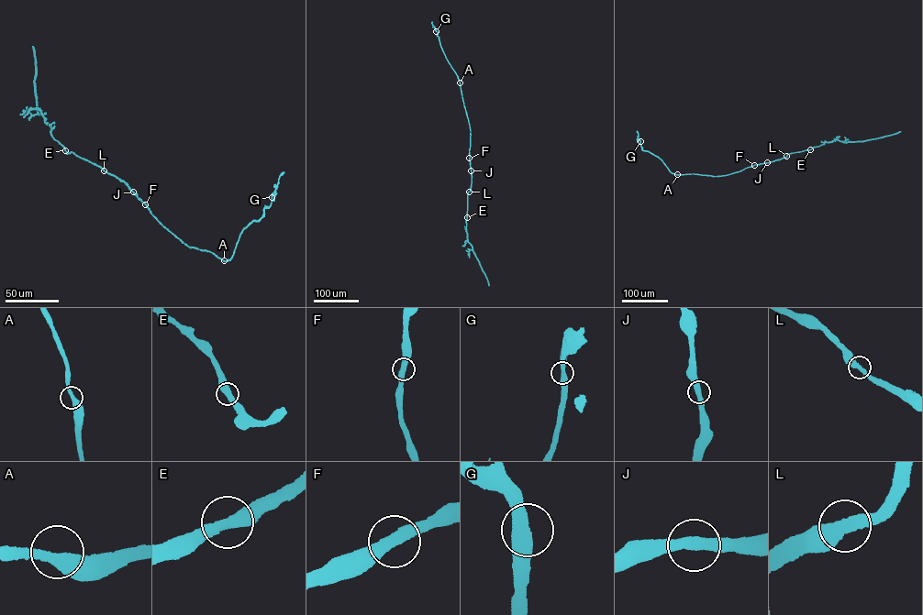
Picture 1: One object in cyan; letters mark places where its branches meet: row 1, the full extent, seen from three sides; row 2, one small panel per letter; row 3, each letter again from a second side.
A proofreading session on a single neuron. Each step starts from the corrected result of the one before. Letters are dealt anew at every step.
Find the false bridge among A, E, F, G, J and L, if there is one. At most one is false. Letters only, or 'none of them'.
none of them

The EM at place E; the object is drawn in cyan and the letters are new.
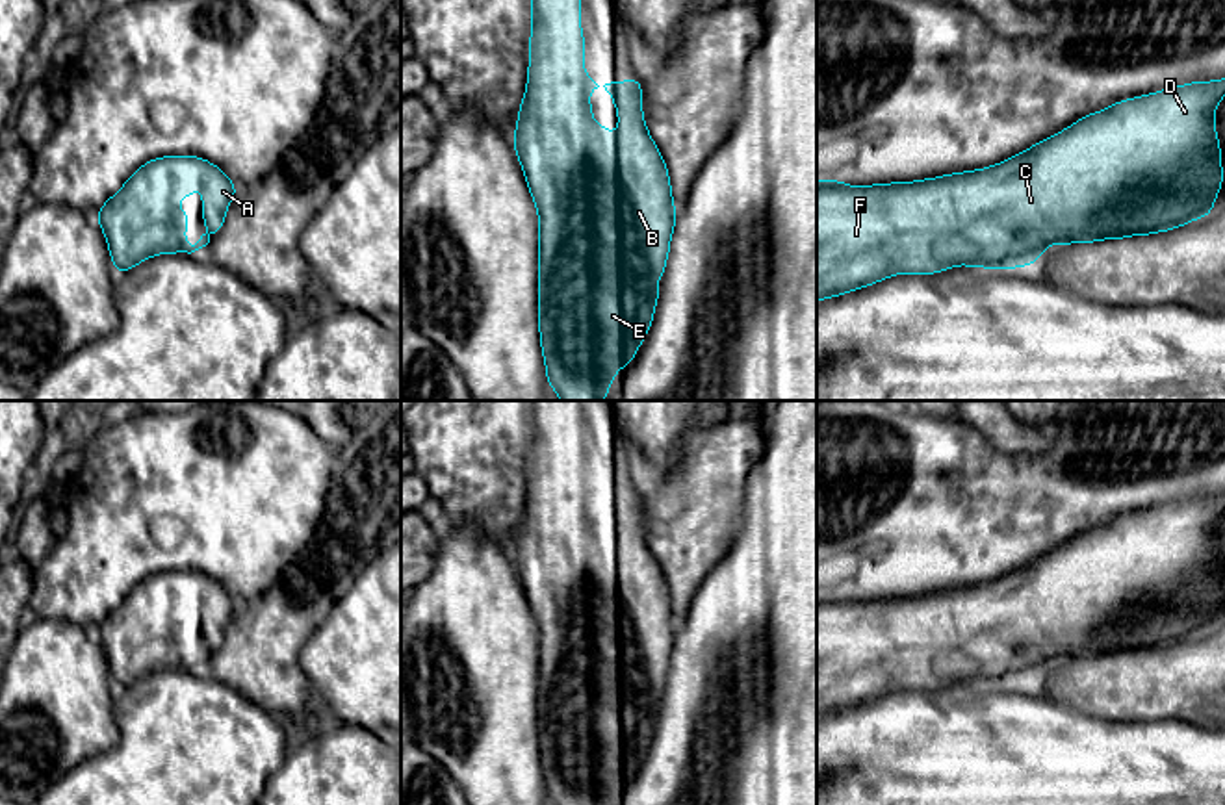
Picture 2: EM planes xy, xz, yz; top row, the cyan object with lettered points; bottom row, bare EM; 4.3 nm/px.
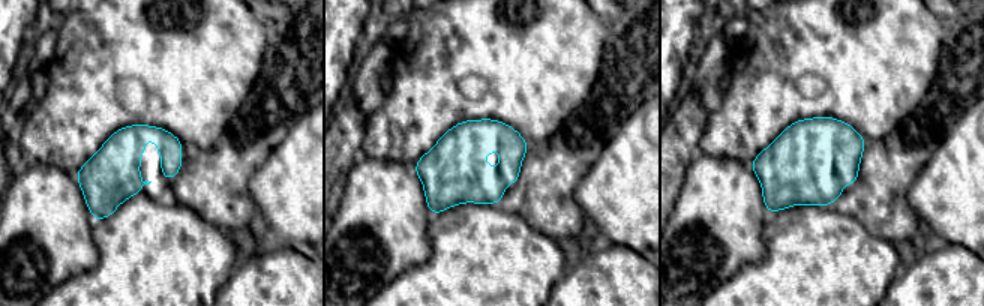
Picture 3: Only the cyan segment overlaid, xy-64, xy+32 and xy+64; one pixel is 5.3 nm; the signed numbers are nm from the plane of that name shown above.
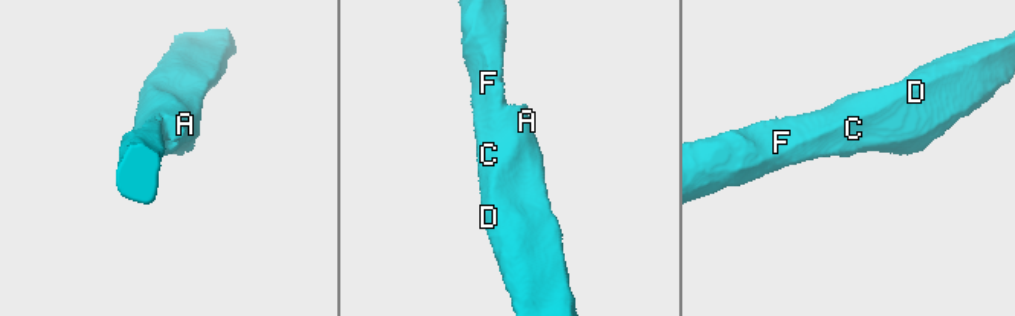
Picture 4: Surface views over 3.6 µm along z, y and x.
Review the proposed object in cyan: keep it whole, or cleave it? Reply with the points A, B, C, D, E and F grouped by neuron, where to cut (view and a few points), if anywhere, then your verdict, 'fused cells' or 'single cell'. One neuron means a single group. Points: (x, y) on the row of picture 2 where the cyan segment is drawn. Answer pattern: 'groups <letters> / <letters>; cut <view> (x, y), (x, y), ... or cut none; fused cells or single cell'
groups A B C D E F; cut none; single cell

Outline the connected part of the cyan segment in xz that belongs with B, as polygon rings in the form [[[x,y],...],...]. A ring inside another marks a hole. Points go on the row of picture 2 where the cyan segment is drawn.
[[[531,0],[531,39],[525,95],[514,130],[514,150],[538,211],[538,330],[546,377],[561,401],[603,401],[612,377],[635,360],[651,326],[676,206],[668,167],[642,115],[640,78],[594,82],[585,74],[581,0]],[[590,89],[607,89],[618,111],[618,137],[598,126]]]

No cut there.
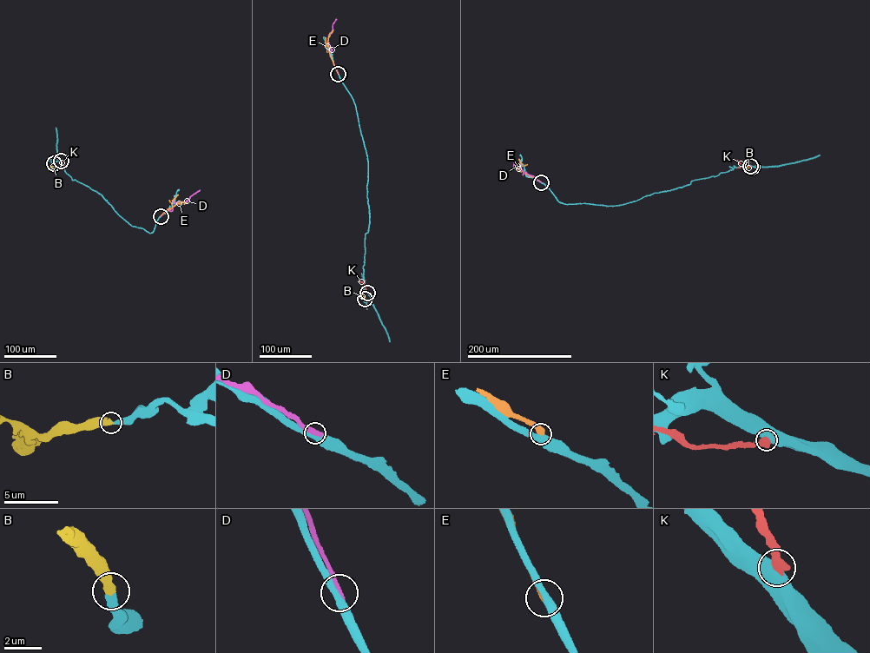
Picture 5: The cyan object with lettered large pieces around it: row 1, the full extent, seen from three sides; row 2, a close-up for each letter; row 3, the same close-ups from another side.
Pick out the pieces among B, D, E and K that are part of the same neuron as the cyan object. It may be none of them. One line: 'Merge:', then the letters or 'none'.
Merge: B

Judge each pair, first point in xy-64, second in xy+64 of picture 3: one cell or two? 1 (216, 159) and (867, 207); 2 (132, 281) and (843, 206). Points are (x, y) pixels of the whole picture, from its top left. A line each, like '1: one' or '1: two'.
1: one
2: two

